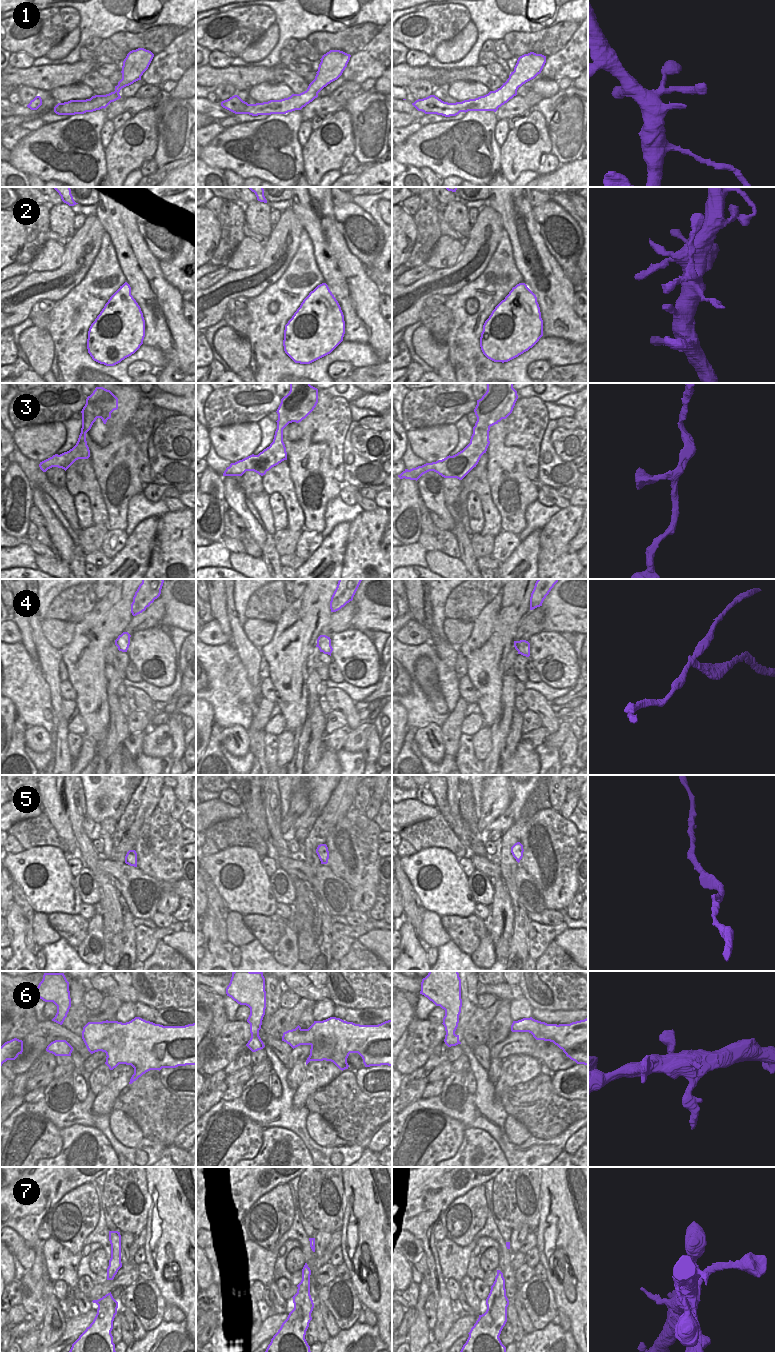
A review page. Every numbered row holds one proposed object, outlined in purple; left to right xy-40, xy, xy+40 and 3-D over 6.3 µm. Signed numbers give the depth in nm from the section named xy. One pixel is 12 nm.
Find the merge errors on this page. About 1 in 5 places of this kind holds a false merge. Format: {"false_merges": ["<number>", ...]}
{"false_merges": ["4"]}

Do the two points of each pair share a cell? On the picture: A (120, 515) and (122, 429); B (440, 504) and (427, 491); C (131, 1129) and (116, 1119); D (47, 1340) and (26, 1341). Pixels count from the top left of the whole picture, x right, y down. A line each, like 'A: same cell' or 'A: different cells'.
A: same cell
B: same cell
C: same cell
D: different cells

